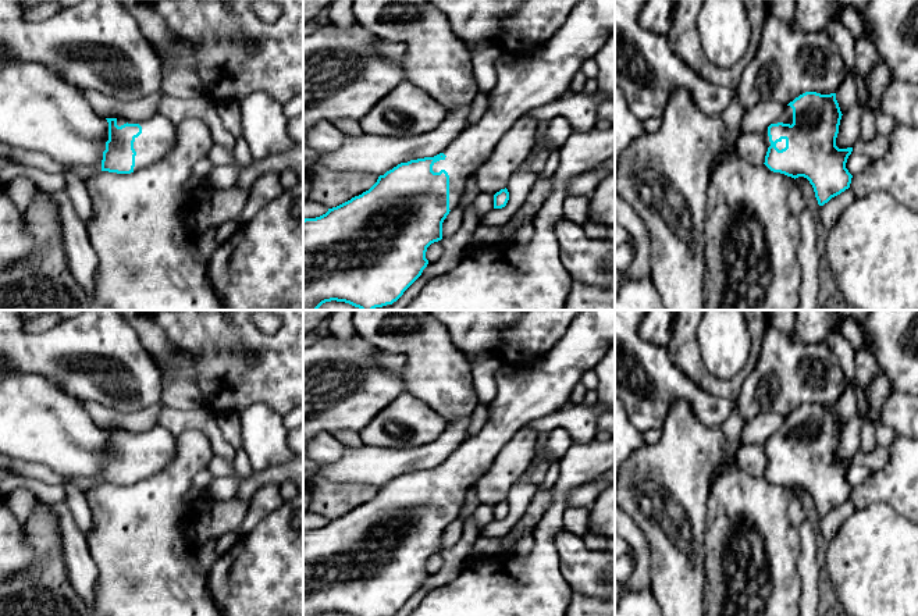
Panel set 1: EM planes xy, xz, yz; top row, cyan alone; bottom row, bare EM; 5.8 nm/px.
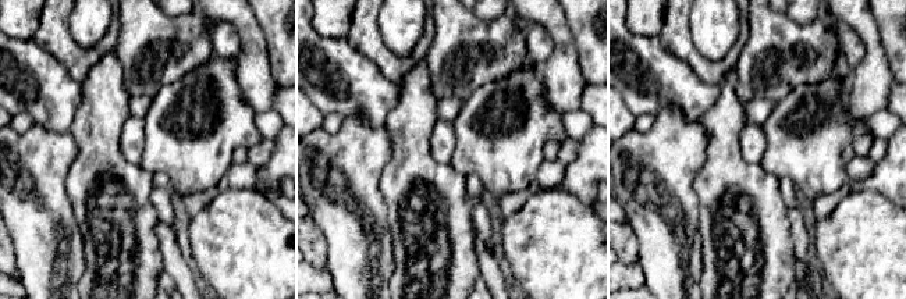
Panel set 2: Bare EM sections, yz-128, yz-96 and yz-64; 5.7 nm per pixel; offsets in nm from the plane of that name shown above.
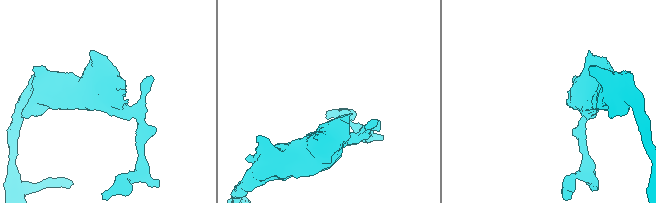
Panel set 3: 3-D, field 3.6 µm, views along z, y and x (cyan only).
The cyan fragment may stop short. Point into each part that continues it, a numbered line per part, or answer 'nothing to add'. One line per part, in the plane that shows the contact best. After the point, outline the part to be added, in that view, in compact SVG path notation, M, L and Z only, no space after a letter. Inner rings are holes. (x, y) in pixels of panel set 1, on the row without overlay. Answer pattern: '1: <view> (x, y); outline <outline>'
1: xz (520, 399); outline M581 310L569 324L563 337L547 352L542 363L526 374L508 375L502 368L495 371L497 395L488 405L488 421L483 430L466 438L441 464L446 469L434 474L433 483L445 481L449 487L449 521L459 519L467 492L491 467L502 446L524 425L559 410L581 375L594 370L615 342L615 310Z

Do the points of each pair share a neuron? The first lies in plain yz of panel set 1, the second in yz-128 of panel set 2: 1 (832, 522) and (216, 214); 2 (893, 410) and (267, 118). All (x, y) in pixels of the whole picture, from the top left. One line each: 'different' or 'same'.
1: different
2: different

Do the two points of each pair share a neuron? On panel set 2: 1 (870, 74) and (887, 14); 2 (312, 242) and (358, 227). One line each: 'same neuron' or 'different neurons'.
1: different neurons
2: different neurons

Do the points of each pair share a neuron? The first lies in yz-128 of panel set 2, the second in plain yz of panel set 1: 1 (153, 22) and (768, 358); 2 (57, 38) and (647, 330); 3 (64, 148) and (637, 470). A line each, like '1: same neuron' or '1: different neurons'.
1: same neuron
2: different neurons
3: same neuron

